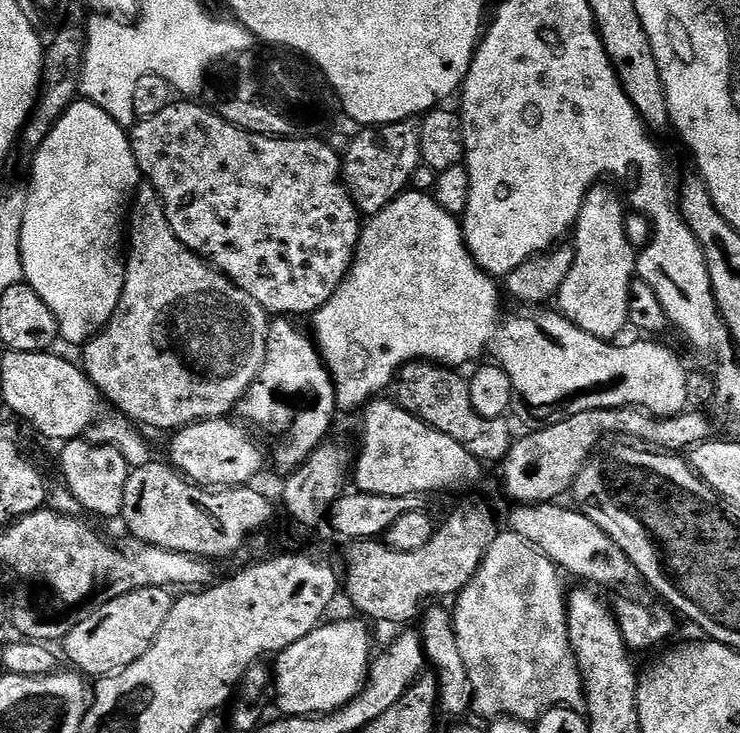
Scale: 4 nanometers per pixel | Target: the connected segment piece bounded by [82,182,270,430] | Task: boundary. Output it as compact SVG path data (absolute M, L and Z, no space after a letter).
M141 183L132 197L126 240L130 247L126 252L121 300L108 324L83 345L84 373L101 397L117 408L117 413L140 426L179 430L197 420L227 417L262 370L269 313L246 290L178 242L174 230L170 230L162 198L150 183Z

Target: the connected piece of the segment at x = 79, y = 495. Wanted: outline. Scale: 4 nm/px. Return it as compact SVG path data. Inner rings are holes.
M85 438L67 441L60 452L60 472L64 475L63 487L68 489L81 509L96 516L121 515L123 491L130 473L130 467L116 448L106 445L91 445Z

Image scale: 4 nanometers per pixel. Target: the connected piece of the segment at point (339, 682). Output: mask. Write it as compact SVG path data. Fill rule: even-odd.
M355 619L325 623L275 657L274 704L281 708L284 716L318 716L333 712L344 708L349 697L360 693L368 679L368 651L372 640L368 637L369 625L363 619ZM344 684L348 684L349 697L344 693Z

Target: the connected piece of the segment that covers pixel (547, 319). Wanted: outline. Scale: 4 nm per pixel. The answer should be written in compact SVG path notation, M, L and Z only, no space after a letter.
M409 190L406 192L403 192L403 194L397 198L394 202L390 202L387 204L382 211L379 212L377 216L371 217L363 225L361 234L360 234L360 241L358 242L358 246L356 247L356 256L352 260L352 268L348 271L347 276L345 276L343 282L338 286L338 290L336 293L332 295L330 298L330 302L326 302L326 306L322 306L317 310L314 314L314 321L316 320L316 332L314 331L314 343L317 348L320 349L320 359L323 360L326 367L328 367L328 373L332 376L332 384L336 388L336 407L337 409L343 410L344 408L348 412L352 412L355 410L363 409L364 405L369 403L373 398L379 397L381 395L380 392L383 390L384 387L391 385L393 381L397 379L398 373L401 368L404 367L406 364L412 363L413 360L423 360L425 362L431 362L434 364L442 364L445 366L460 366L456 364L468 364L471 362L471 360L479 361L481 357L480 355L483 354L483 352L489 352L491 359L495 361L495 363L499 364L501 368L504 368L506 370L506 374L510 374L510 382L513 384L513 386L516 388L516 395L519 397L519 399L522 401L525 400L526 403L529 404L532 408L565 408L563 411L565 413L571 414L574 412L593 412L594 410L598 410L599 408L645 408L647 412L652 412L656 416L676 416L678 413L685 411L689 407L688 404L688 372L686 369L684 369L684 364L682 361L679 360L678 357L675 356L674 353L671 352L668 348L663 348L660 344L624 344L619 348L618 345L616 345L616 342L609 342L607 340L600 340L597 338L597 336L591 336L590 333L588 333L586 330L582 330L579 328L576 324L571 324L569 320L565 318L564 315L562 315L559 311L553 310L551 312L551 307L548 306L520 306L517 307L515 310L517 312L512 312L507 316L506 313L504 313L504 308L502 305L500 305L500 292L502 296L502 288L500 285L500 288L496 284L497 281L493 279L489 273L483 272L477 265L476 265L476 259L473 258L473 256L470 254L470 250L466 246L466 242L464 241L464 229L462 227L461 221L457 219L457 217L450 215L446 210L442 210L442 206L438 206L438 202L435 198L433 198L429 193L427 192L419 192L417 190Z

